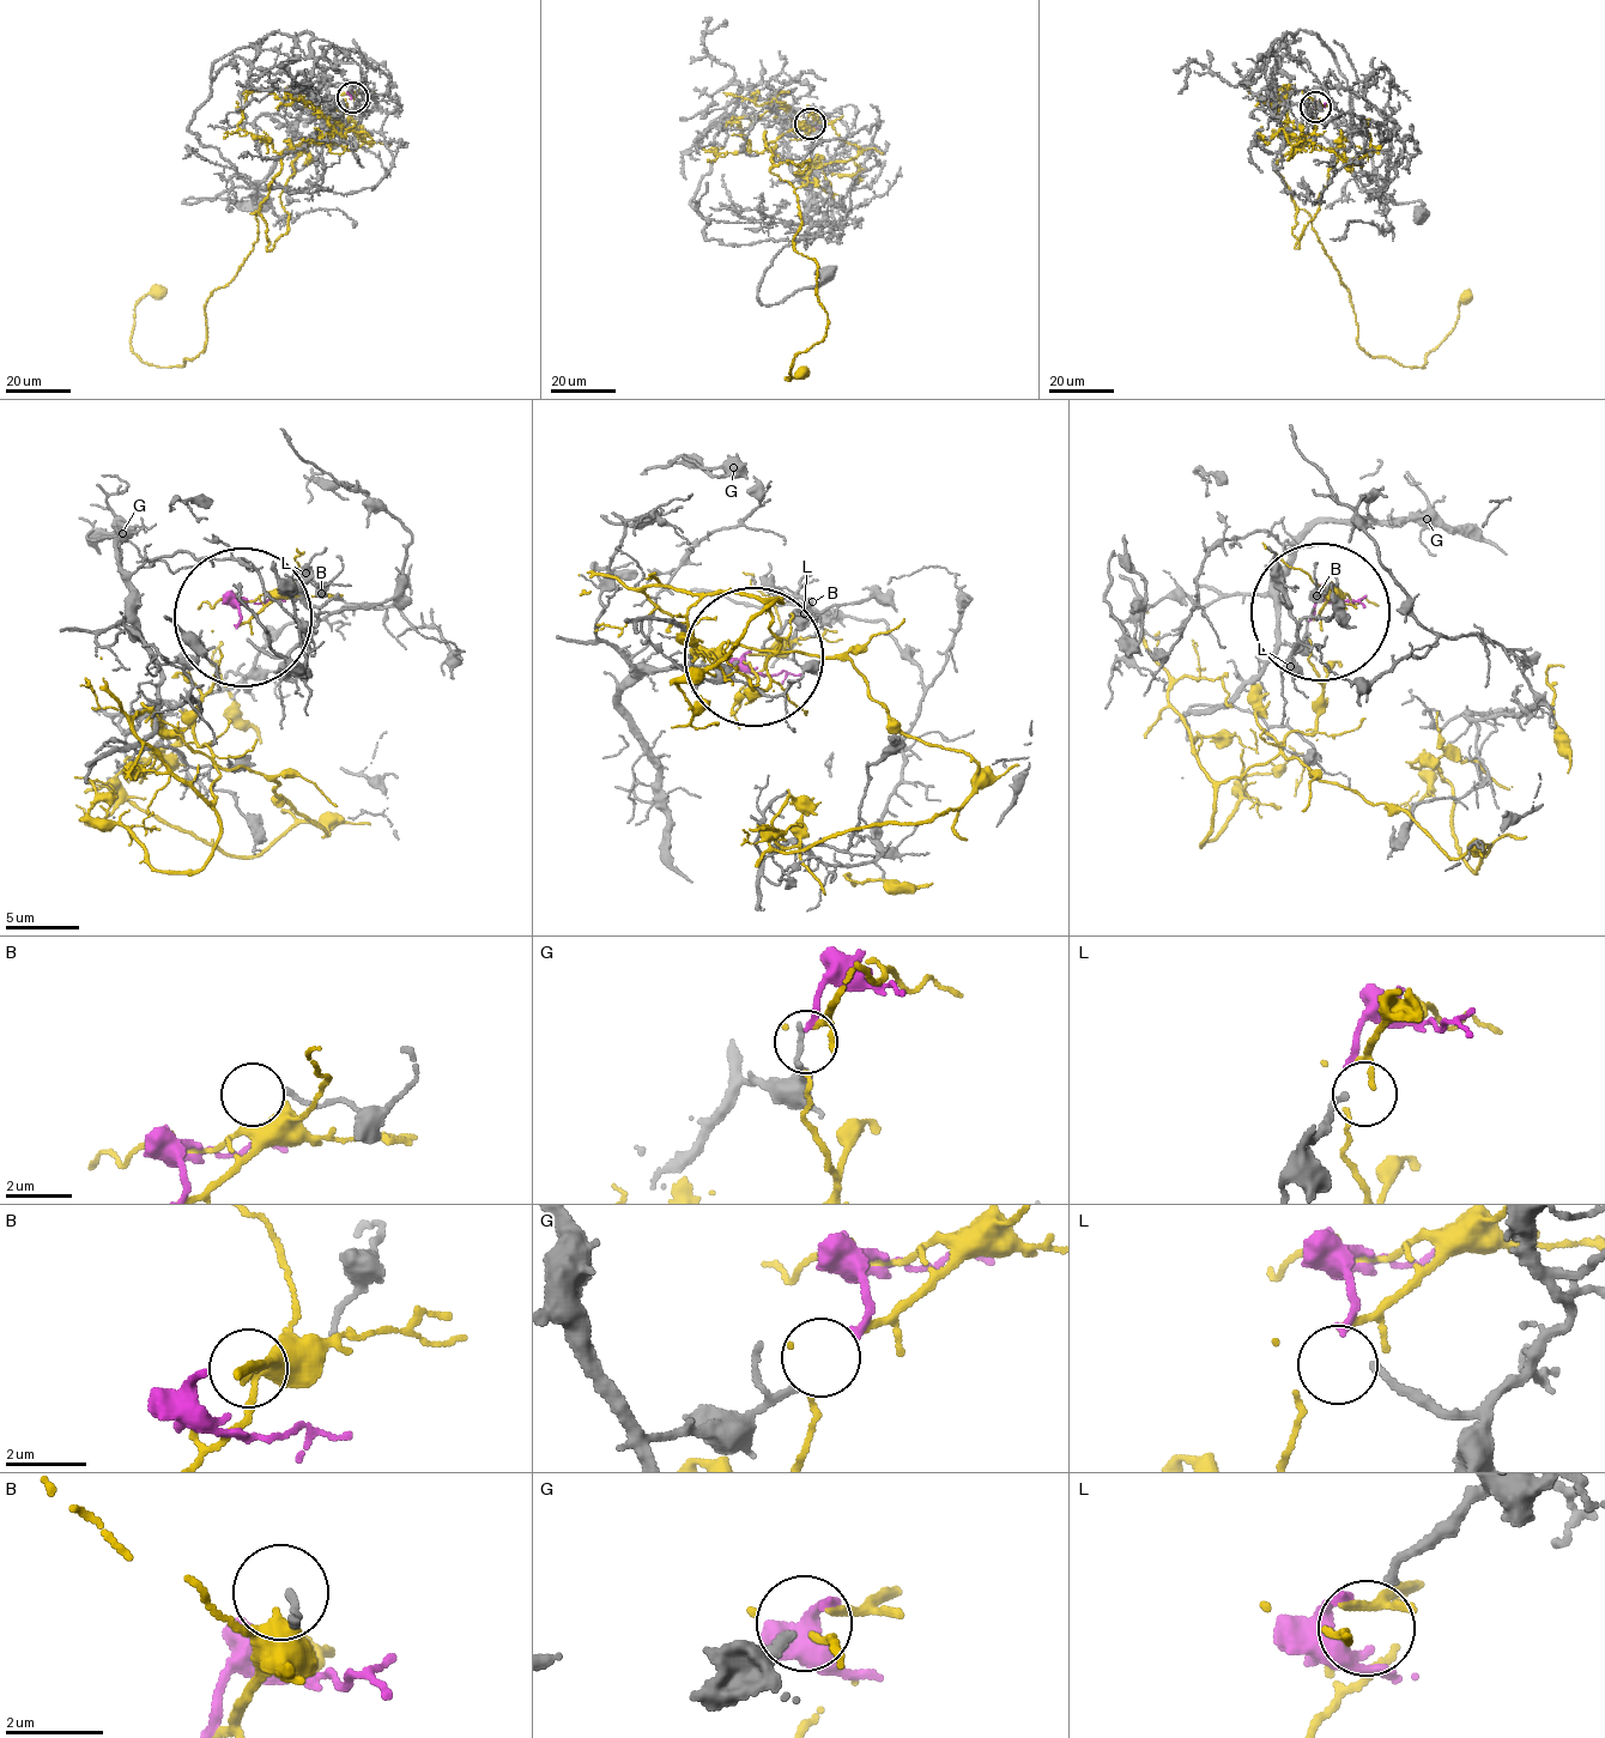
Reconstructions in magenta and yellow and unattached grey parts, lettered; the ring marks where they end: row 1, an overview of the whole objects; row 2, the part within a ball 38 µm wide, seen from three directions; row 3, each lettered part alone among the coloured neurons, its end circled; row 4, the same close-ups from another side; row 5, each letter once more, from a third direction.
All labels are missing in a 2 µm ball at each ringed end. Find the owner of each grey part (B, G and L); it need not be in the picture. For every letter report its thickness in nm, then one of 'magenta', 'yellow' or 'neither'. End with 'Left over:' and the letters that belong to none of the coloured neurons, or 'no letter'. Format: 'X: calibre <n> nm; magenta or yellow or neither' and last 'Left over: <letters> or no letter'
B: calibre 130 nm; neither
G: calibre 140 nm; magenta
L: calibre 170 nm; neither
Left over: B, L

